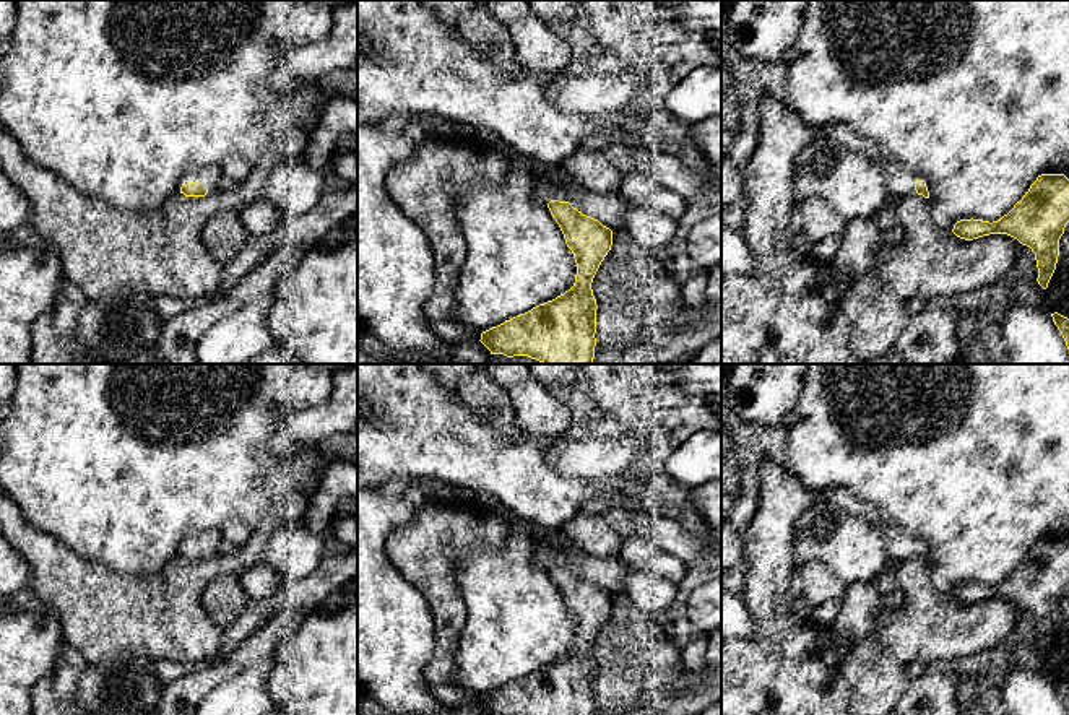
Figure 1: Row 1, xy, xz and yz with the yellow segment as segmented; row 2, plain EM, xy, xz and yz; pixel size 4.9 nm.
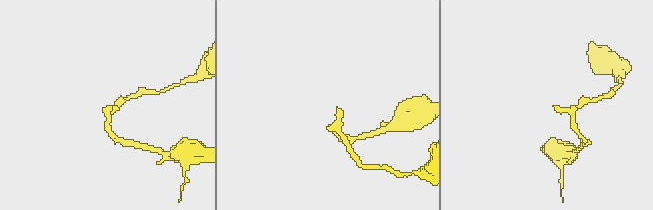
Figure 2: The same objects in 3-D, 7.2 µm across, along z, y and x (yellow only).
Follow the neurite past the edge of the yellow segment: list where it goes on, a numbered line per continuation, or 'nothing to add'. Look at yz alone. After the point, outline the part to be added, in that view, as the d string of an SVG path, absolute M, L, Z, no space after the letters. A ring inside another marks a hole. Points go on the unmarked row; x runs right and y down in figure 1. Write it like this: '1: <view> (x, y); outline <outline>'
1: yz (899, 546); outline M895 530L887 531L884 535L884 543L885 543L885 556L890 561L890 564L898 564L908 559L918 559L915 554L915 546L924 544L923 540Z

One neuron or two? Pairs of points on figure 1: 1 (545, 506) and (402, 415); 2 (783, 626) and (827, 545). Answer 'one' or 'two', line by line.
1: one
2: two

